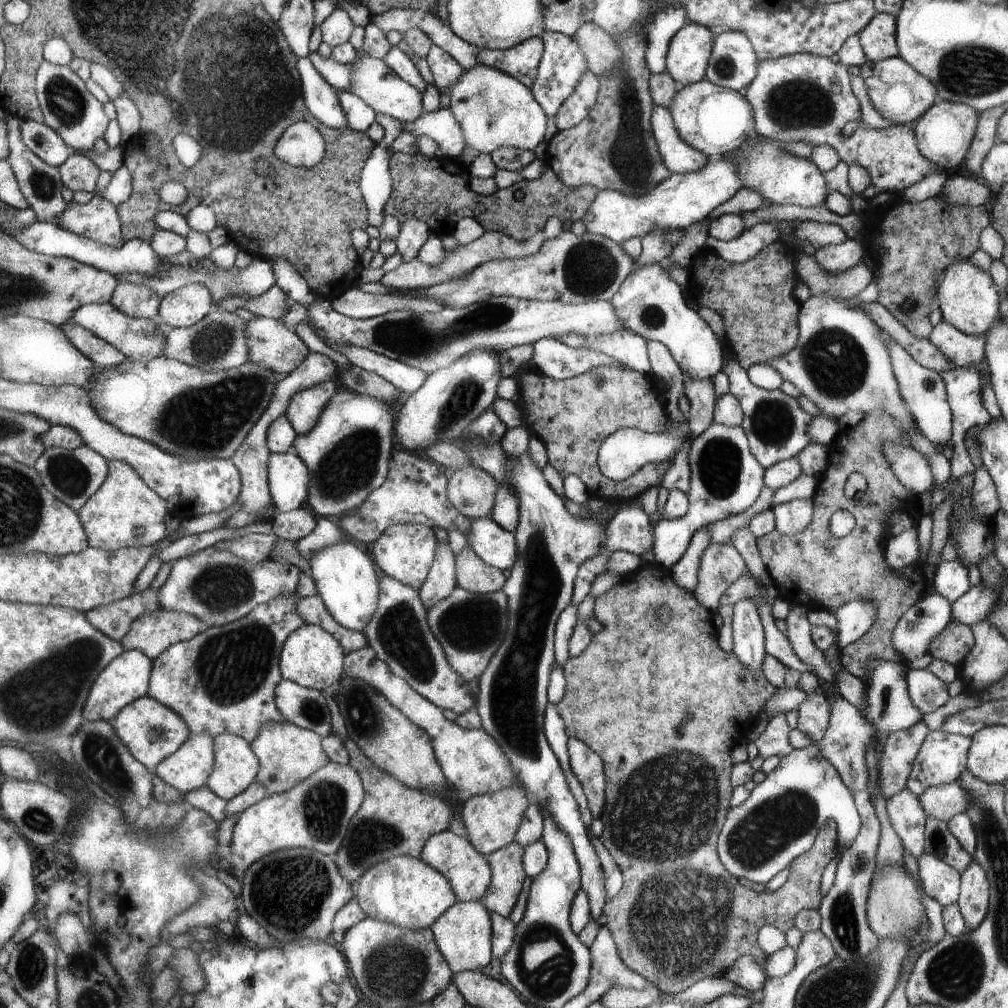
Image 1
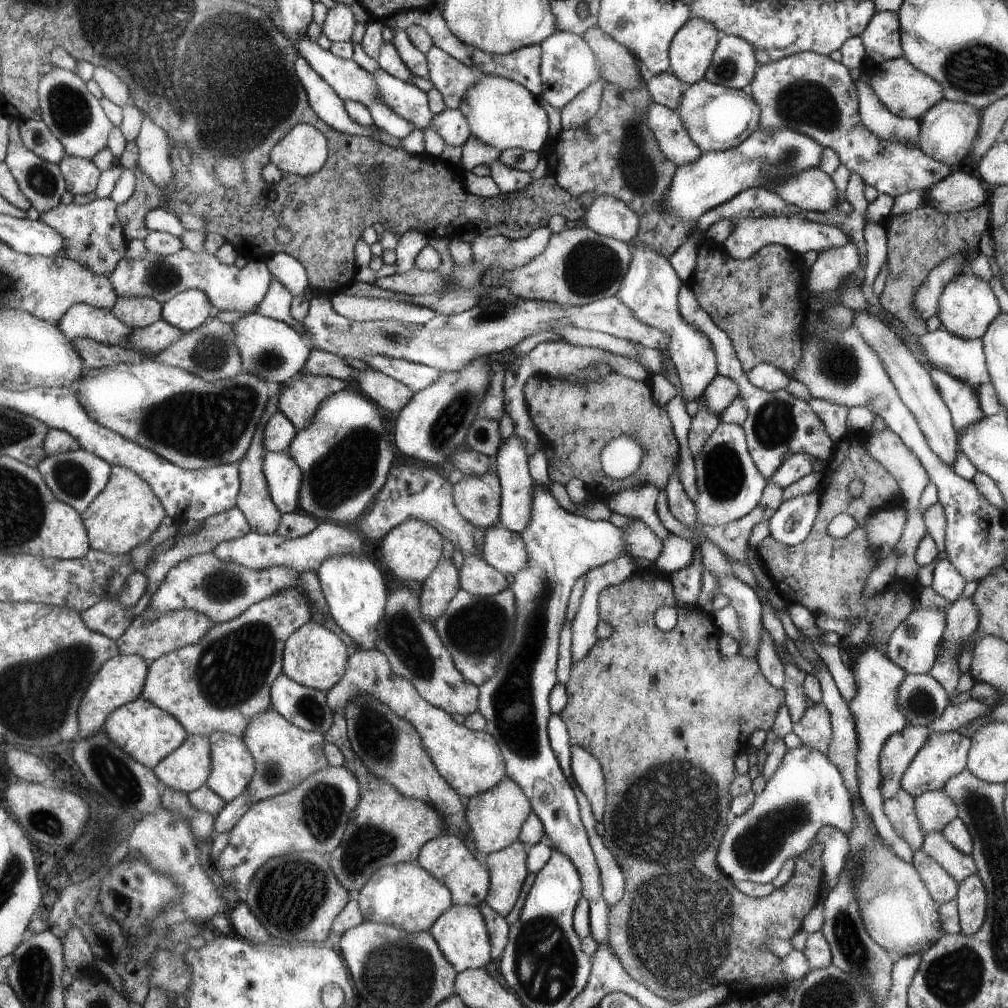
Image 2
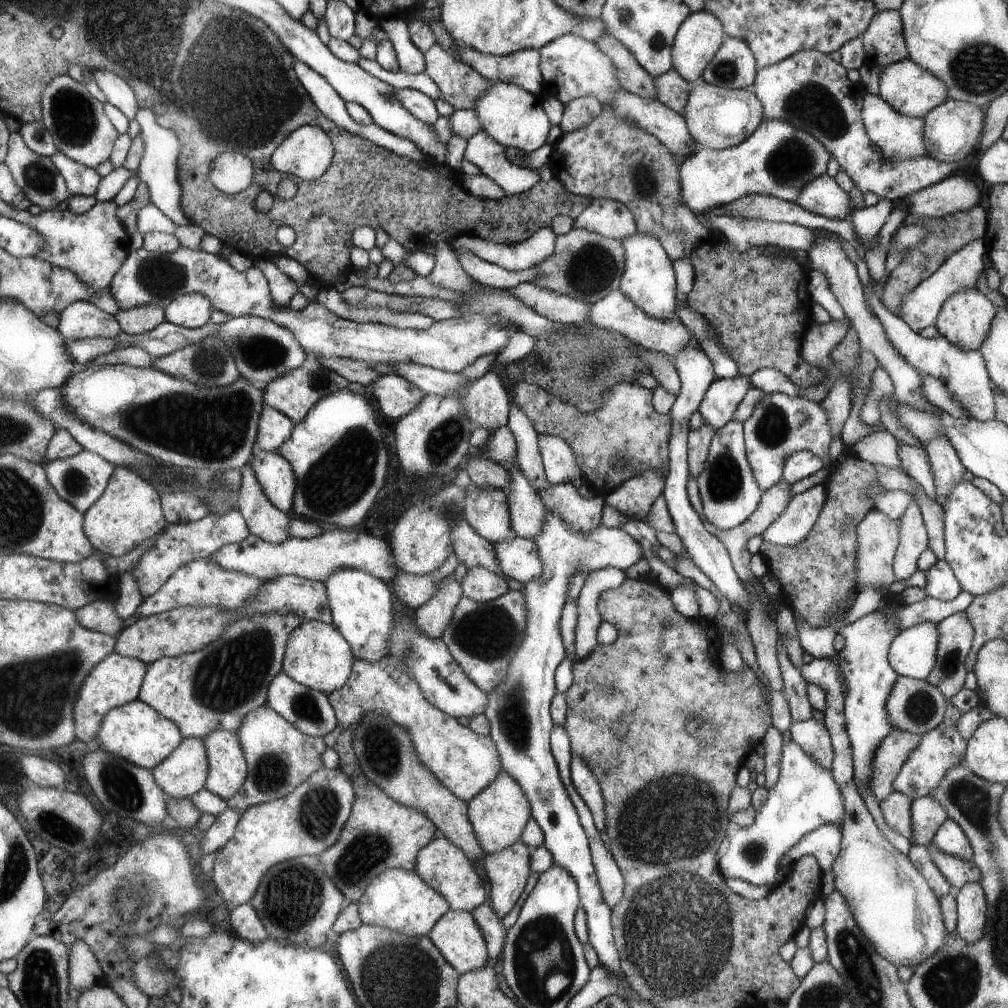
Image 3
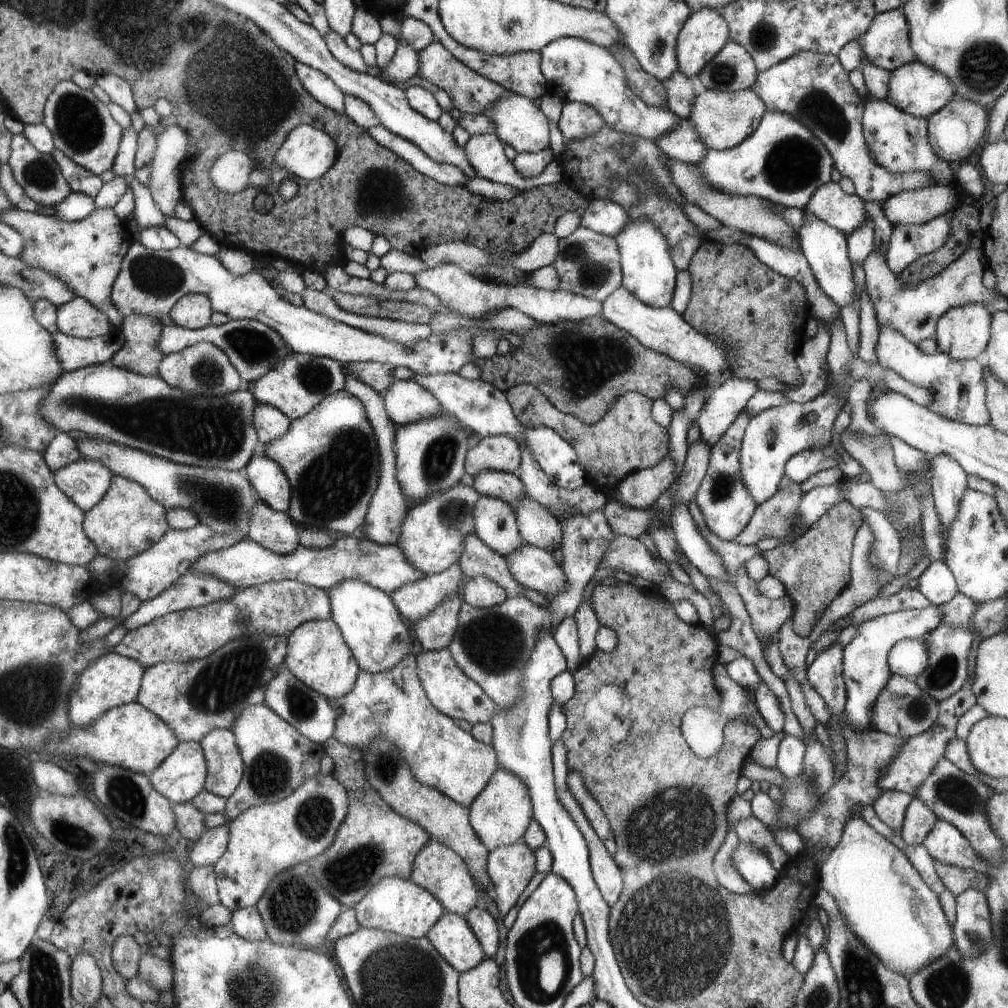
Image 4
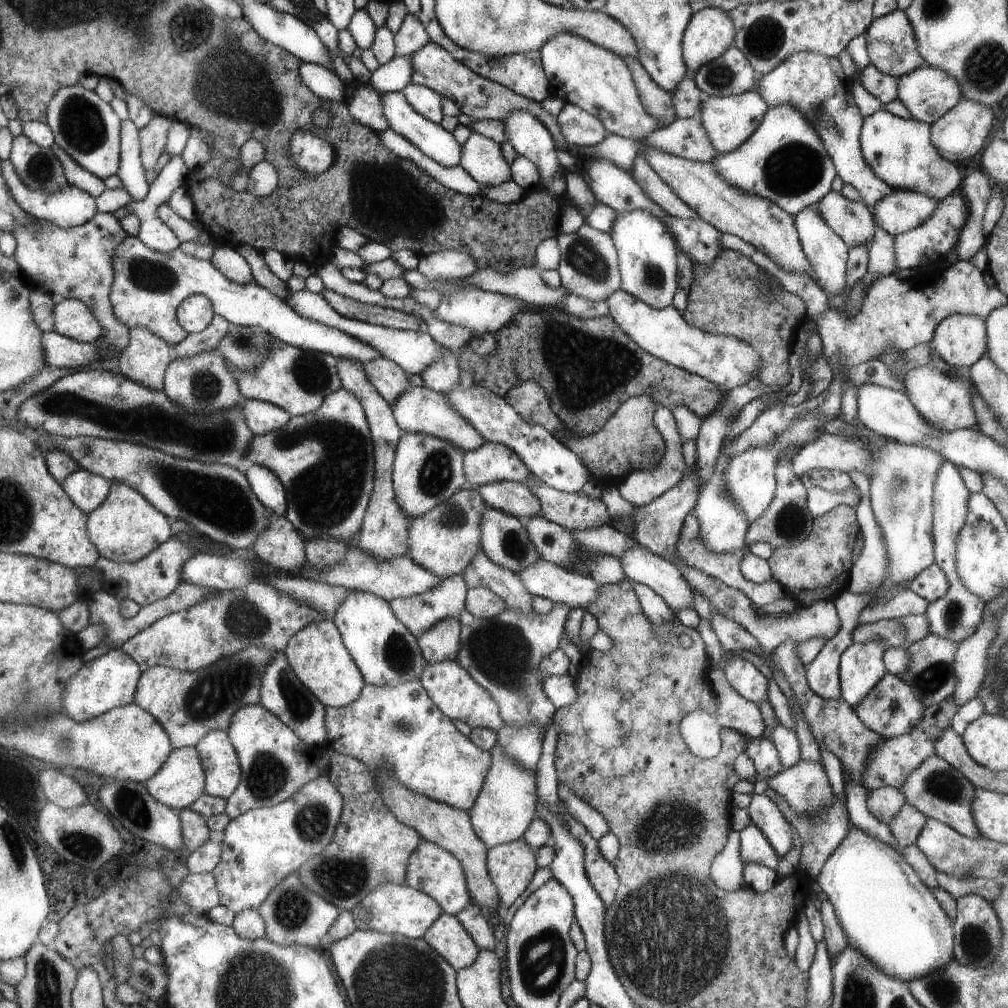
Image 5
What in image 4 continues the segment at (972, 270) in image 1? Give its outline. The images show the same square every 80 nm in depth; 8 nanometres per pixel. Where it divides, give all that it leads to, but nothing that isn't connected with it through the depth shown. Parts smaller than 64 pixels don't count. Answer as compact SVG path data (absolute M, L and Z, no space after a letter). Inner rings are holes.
M969 303L947 309L935 323L932 338L949 358L968 361L983 352L990 331L991 309Z

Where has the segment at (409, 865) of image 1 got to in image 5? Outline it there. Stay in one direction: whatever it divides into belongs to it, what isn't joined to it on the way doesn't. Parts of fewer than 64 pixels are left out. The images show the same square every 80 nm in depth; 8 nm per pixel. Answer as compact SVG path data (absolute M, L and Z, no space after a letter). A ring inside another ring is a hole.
M381 883L373 887L363 899L349 909L351 911L357 929L372 930L378 933L387 933L421 939L425 931L444 914L437 901L424 892L407 885L394 885L393 883Z

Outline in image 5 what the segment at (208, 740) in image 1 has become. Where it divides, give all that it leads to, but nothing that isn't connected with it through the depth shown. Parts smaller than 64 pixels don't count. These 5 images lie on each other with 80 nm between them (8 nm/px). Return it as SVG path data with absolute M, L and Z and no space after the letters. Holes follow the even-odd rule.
M181 747L146 784L158 801L181 811L205 793L206 775L197 747Z

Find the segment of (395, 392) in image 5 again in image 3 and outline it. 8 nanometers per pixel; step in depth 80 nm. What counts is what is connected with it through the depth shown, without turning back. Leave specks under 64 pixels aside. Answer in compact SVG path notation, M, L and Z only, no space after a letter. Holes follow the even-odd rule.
M317 357L316 359L322 367L335 371L349 383L359 383L364 387L381 376L371 365L363 361L335 357Z

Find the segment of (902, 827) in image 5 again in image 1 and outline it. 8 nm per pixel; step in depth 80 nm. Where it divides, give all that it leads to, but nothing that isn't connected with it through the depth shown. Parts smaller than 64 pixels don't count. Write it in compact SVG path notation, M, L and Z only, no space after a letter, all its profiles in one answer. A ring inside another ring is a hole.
M958 780L929 787L919 796L927 820L933 816L945 822L956 814L963 813L969 799L968 793L960 786Z

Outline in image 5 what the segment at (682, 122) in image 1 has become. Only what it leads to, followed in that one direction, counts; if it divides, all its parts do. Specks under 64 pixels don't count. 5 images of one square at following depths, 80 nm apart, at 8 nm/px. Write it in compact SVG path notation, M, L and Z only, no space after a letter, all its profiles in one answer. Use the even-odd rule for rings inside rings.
M753 90L728 97L707 97L704 103L701 103L698 114L711 146L719 155L724 155L733 152L751 138L753 131L763 122L768 107L764 97Z

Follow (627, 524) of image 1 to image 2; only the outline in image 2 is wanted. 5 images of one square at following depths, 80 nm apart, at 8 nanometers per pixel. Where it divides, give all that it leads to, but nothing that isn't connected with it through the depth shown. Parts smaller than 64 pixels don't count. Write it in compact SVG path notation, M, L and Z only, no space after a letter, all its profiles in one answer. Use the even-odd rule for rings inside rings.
M631 519L631 524L620 531L627 552L633 559L644 558L653 563L661 554L662 540L639 519Z

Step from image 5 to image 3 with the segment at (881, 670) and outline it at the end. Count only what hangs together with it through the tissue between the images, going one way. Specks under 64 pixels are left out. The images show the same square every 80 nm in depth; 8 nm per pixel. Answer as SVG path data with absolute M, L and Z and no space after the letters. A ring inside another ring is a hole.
M963 591L953 600L945 602L926 596L922 601L917 601L912 605L899 605L891 612L873 611L872 613L867 613L865 616L855 619L852 623L838 630L838 633L844 638L844 645L838 652L837 662L842 678L846 683L844 725L852 752L854 782L857 788L859 788L859 793L863 796L864 803L867 805L872 819L876 821L876 825L884 833L884 837L893 845L893 848L896 848L903 854L908 853L911 846L910 840L898 835L886 825L879 810L879 801L871 794L868 785L874 748L877 748L879 741L889 731L893 730L888 723L885 701L887 700L889 689L898 677L898 674L888 665L888 648L899 631L909 627L916 627L921 623L937 624L953 613L964 611L965 607L972 601L972 598L970 594Z

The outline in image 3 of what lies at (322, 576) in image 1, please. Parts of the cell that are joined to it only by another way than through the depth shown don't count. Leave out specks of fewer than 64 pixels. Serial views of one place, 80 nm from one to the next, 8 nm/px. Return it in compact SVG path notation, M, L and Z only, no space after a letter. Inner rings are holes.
M357 569L335 571L323 584L331 605L331 623L351 645L355 658L377 662L389 656L389 639L392 639L396 621L393 619L393 598L387 585L380 578Z

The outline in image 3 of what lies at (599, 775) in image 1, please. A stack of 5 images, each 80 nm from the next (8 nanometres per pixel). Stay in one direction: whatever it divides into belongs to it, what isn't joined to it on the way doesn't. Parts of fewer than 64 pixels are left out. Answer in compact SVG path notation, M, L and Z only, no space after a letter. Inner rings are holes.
M572 754L569 772L576 793L581 796L592 814L595 828L598 831L605 831L604 800L599 783L595 780L591 768L582 758Z

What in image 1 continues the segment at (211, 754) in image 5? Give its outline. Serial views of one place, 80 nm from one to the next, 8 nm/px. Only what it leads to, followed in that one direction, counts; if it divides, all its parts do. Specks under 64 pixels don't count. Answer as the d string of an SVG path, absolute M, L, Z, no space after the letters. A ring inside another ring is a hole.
M221 733L216 740L216 763L208 785L228 801L243 792L256 778L259 760L244 737Z

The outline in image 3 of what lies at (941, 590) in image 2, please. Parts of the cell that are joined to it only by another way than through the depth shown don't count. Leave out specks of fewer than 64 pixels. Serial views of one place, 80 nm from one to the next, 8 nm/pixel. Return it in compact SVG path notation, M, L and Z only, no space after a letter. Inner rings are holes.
M944 558L936 559L924 575L925 586L922 589L929 598L943 602L950 601L962 591Z

